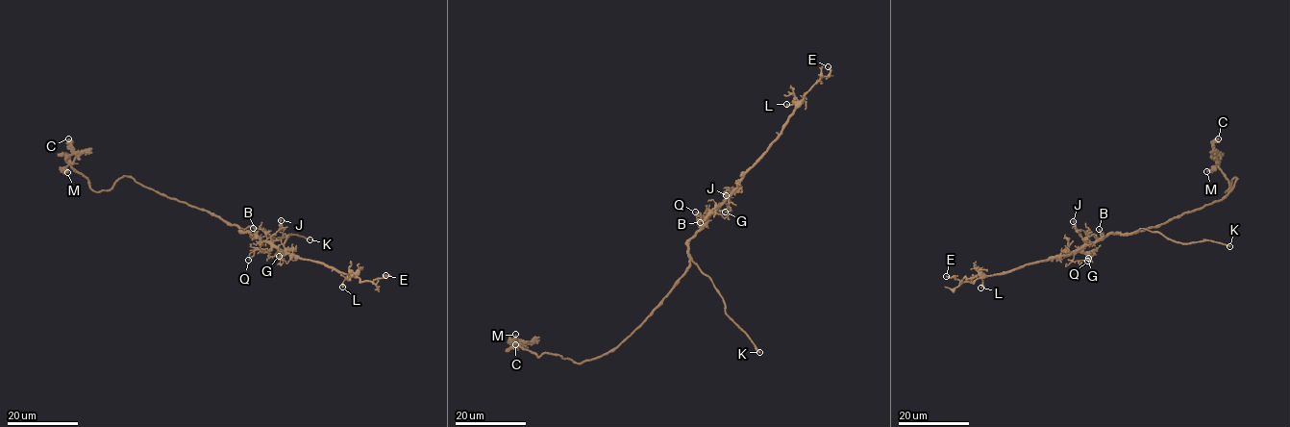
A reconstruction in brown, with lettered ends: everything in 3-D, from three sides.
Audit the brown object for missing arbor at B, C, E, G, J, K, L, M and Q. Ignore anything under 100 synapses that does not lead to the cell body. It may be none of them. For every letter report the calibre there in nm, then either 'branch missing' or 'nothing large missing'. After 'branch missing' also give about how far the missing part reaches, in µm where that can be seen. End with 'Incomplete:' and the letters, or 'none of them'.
B: 130 nm thick; nothing large missing
C: 280 nm thick; nothing large missing
E: 190 nm thick; nothing large missing
G: 140 nm thick; nothing large missing
J: 150 nm thick; nothing large missing
K: 240 nm thick; branch missing; about 50 µm are missing
L: 170 nm thick; nothing large missing
M: 180 nm thick; nothing large missing
Q: 90 nm thick; nothing large missing
Incomplete: K

